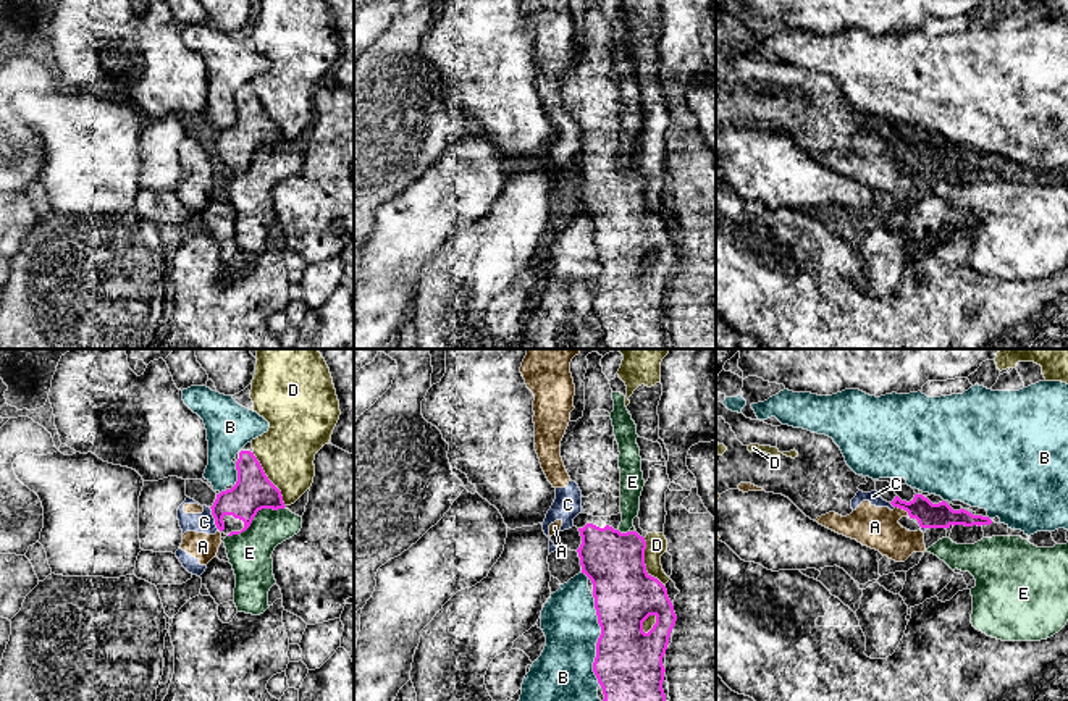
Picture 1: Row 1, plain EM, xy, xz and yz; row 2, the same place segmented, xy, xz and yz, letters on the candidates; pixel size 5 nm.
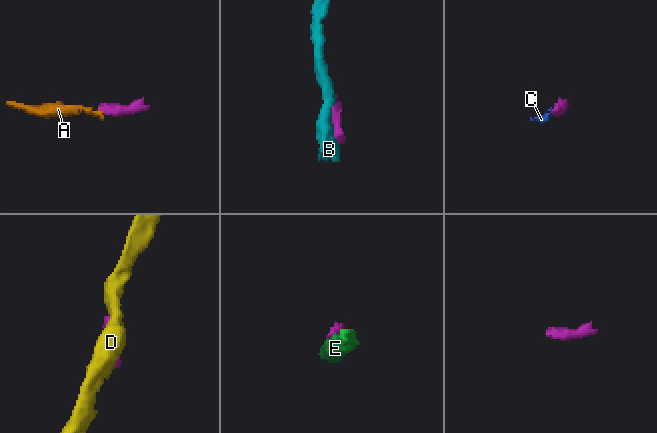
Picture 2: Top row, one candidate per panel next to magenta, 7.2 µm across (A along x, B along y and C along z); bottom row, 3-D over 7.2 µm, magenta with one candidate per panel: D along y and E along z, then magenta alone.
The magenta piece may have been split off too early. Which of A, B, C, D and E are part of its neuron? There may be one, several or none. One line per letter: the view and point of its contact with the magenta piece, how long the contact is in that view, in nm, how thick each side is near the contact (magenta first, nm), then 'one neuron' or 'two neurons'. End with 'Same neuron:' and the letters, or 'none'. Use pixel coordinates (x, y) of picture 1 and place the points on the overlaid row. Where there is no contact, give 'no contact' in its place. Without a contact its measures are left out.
A: yz (904, 509) | 100 nm | 130/200 nm | two neurons
B: xz (598, 640) | 440 nm | 340/280 nm | two neurons
C: xy (214, 517) | 120 nm | 190/100 nm | two neurons
D: xy (269, 480) | 320 nm | 190/280 nm | two neurons
E: xy (256, 514) | 320 nm | 190/220 nm | two neurons
Same neuron: none

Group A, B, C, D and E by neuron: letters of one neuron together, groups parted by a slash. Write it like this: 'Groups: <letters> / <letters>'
Groups: A C / B / D / E

